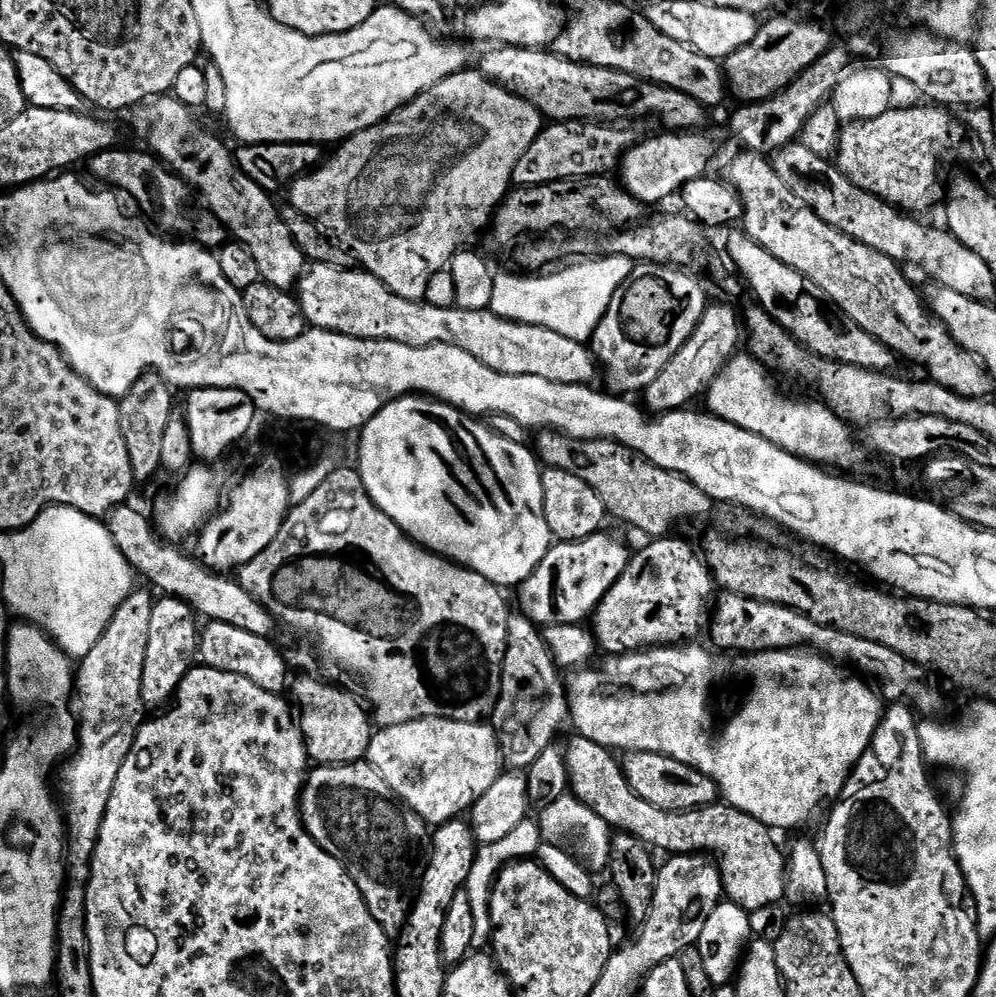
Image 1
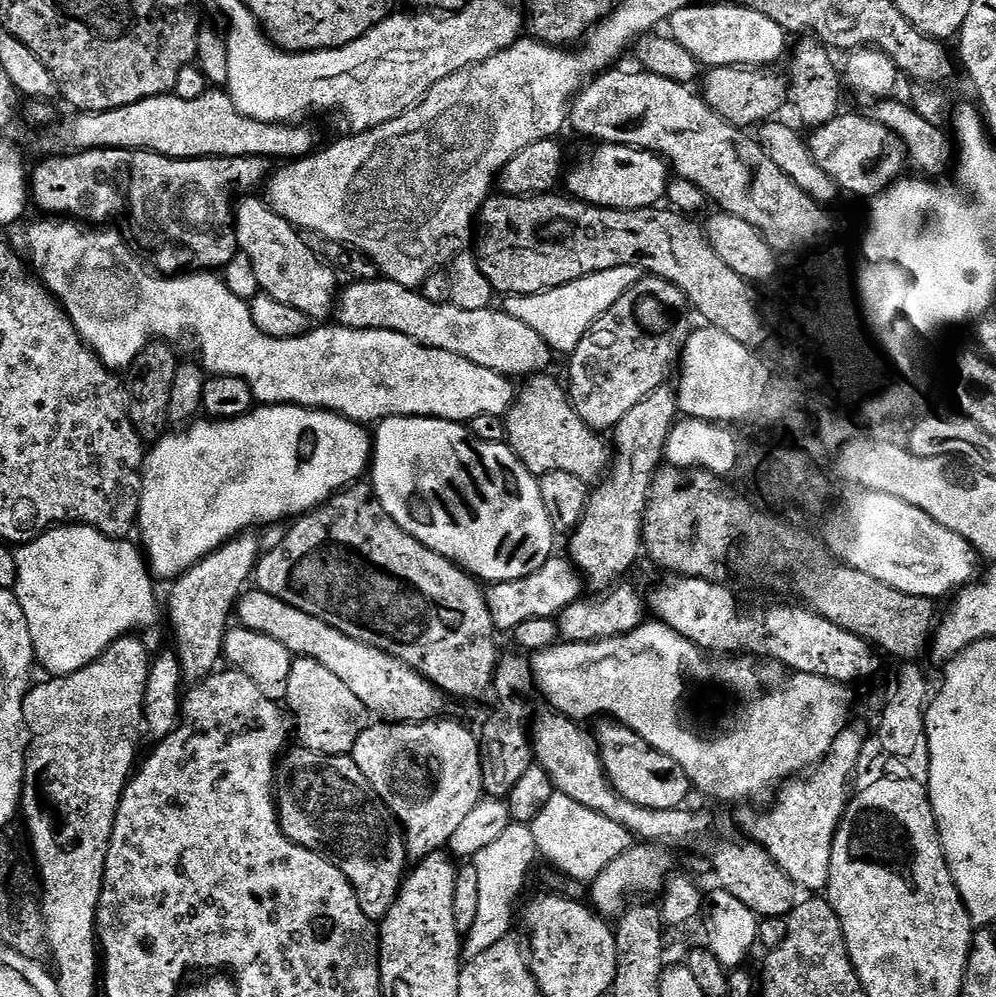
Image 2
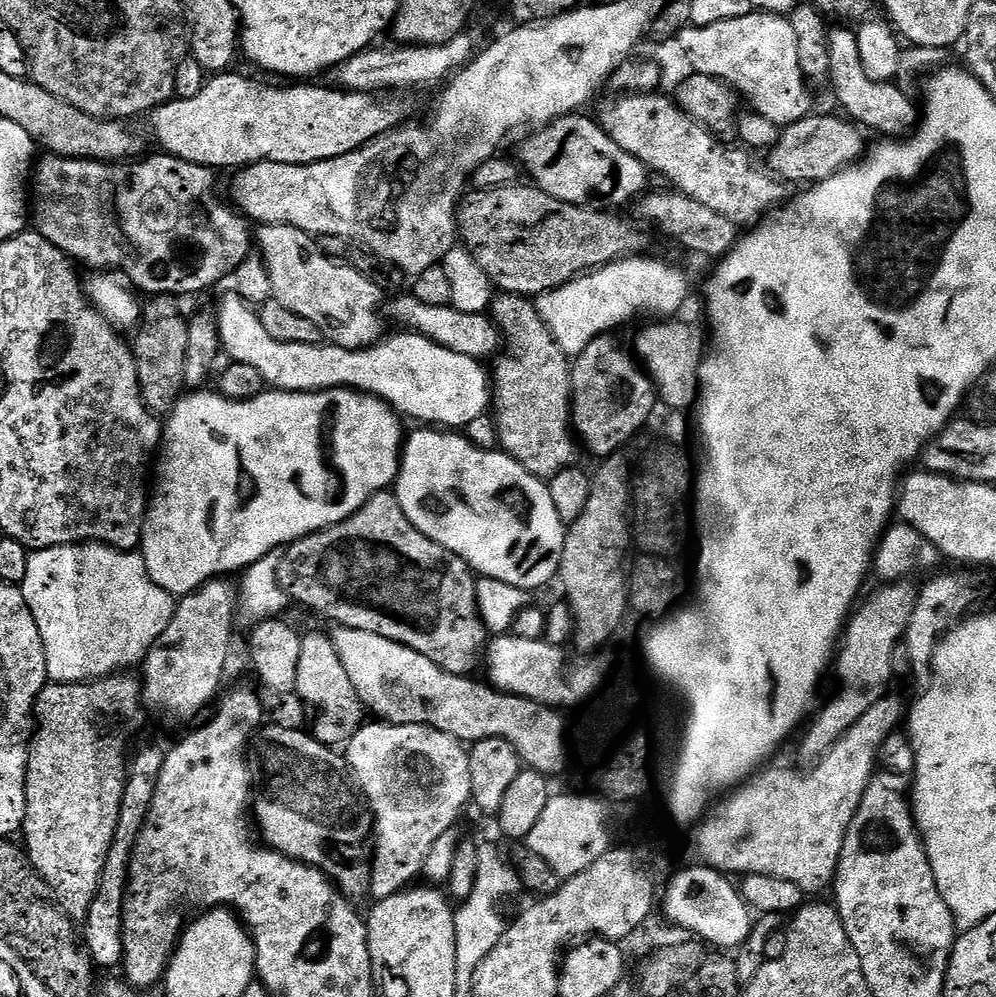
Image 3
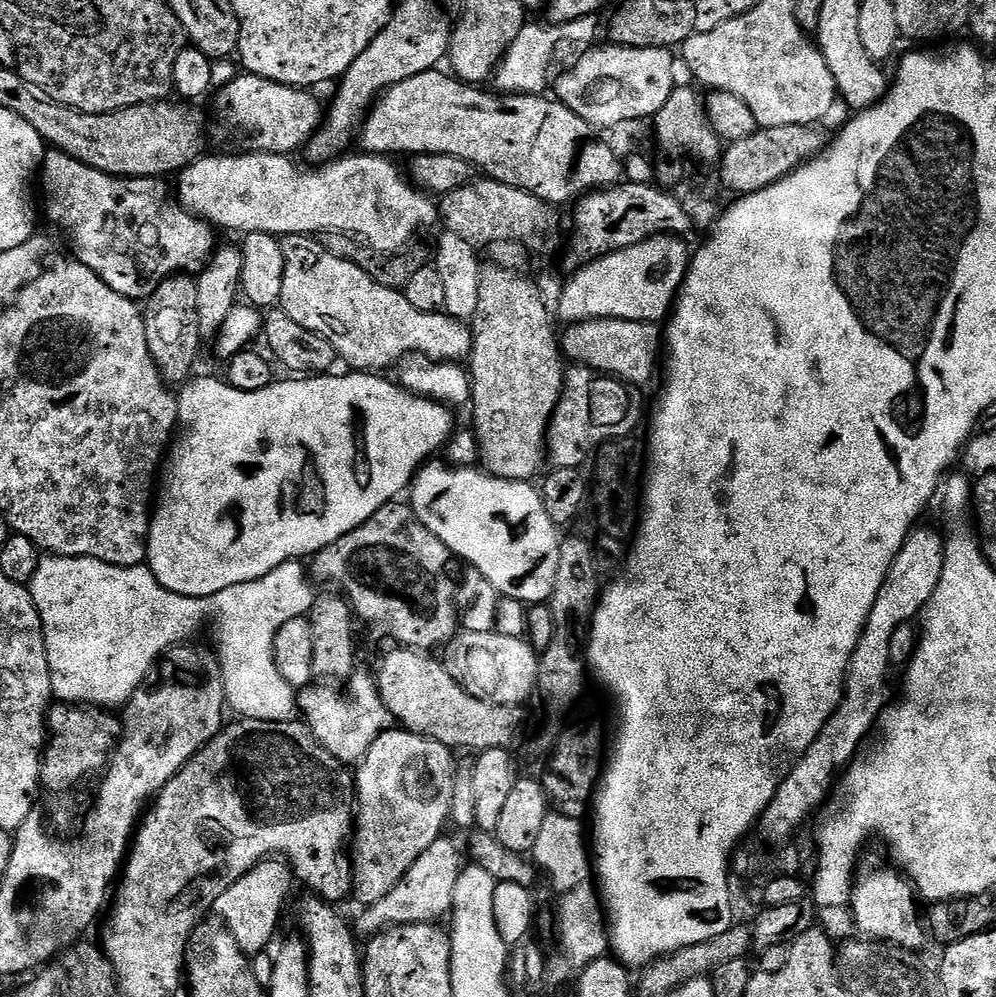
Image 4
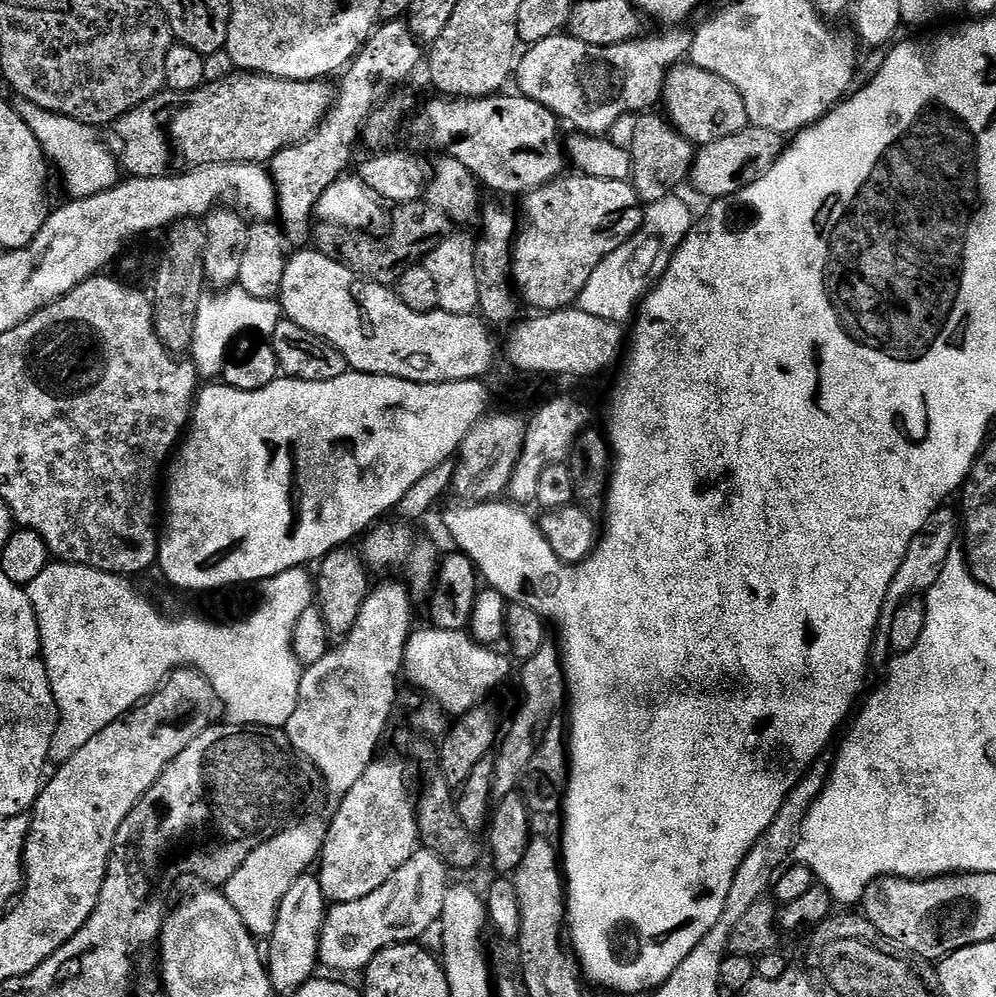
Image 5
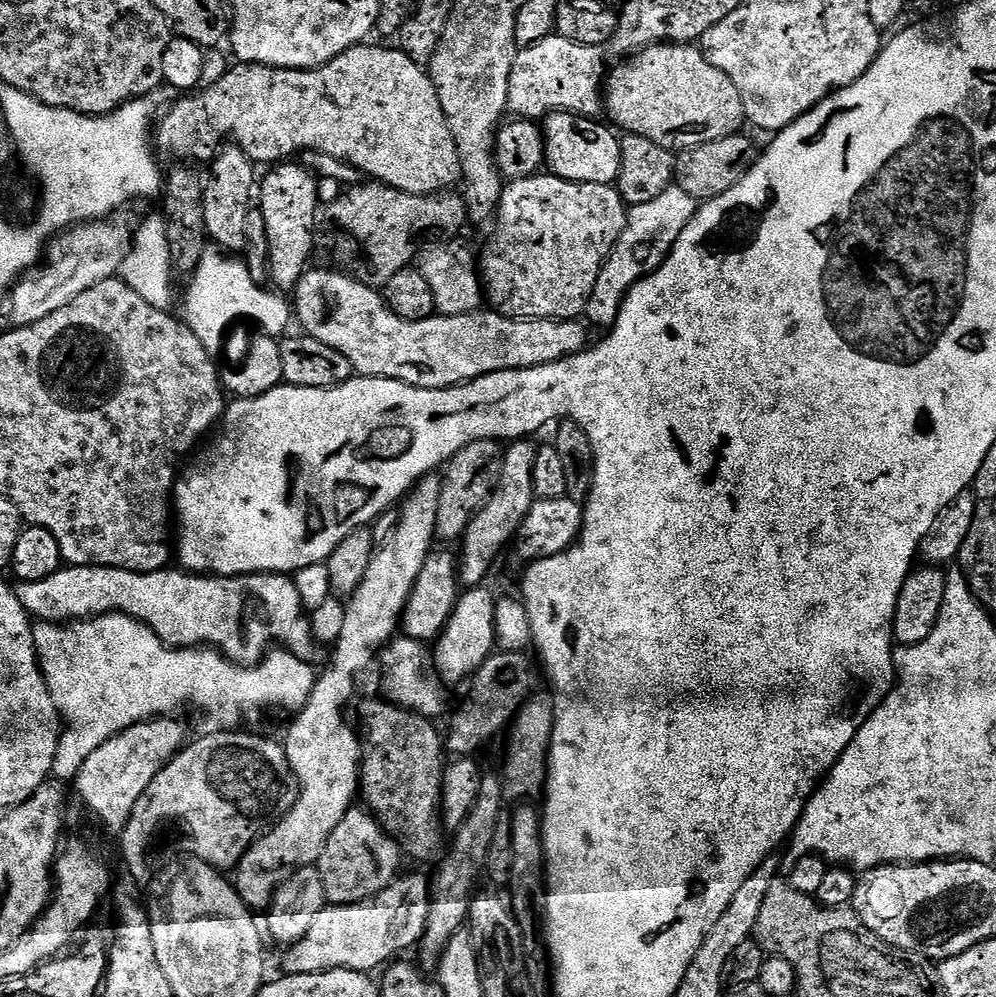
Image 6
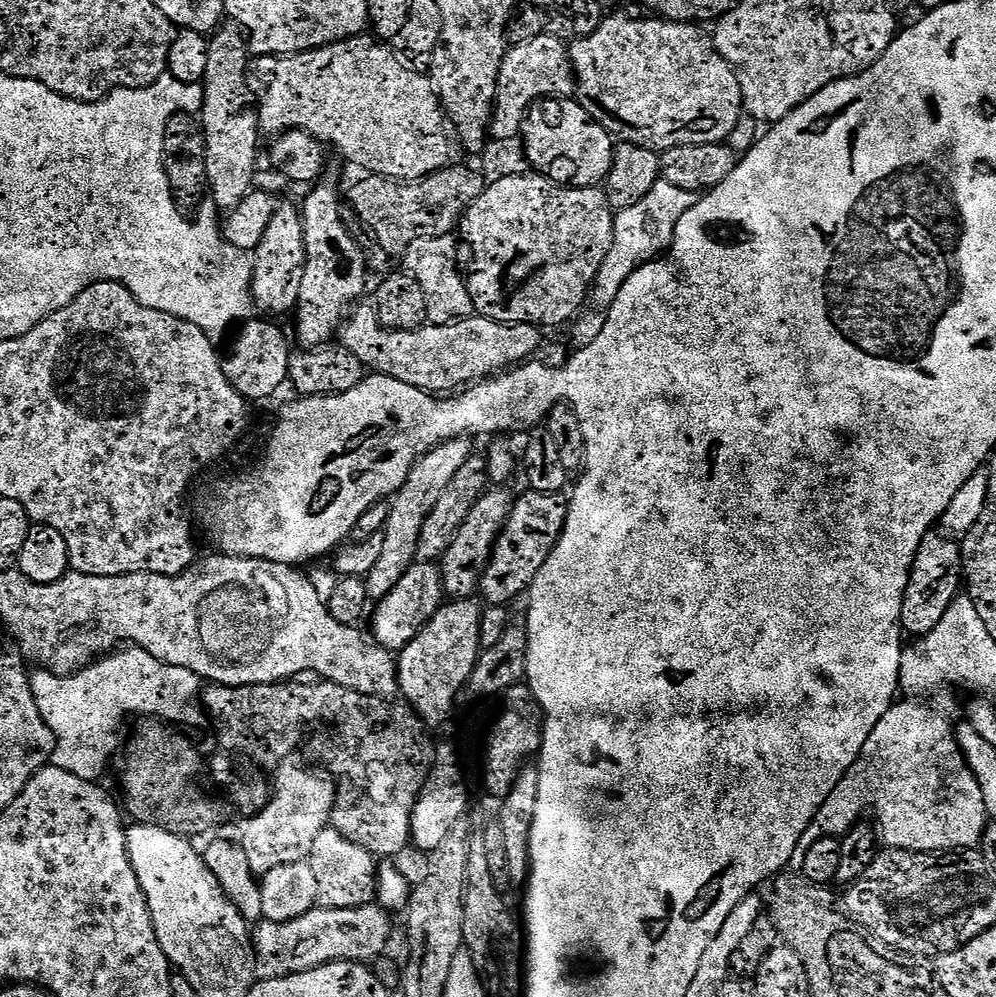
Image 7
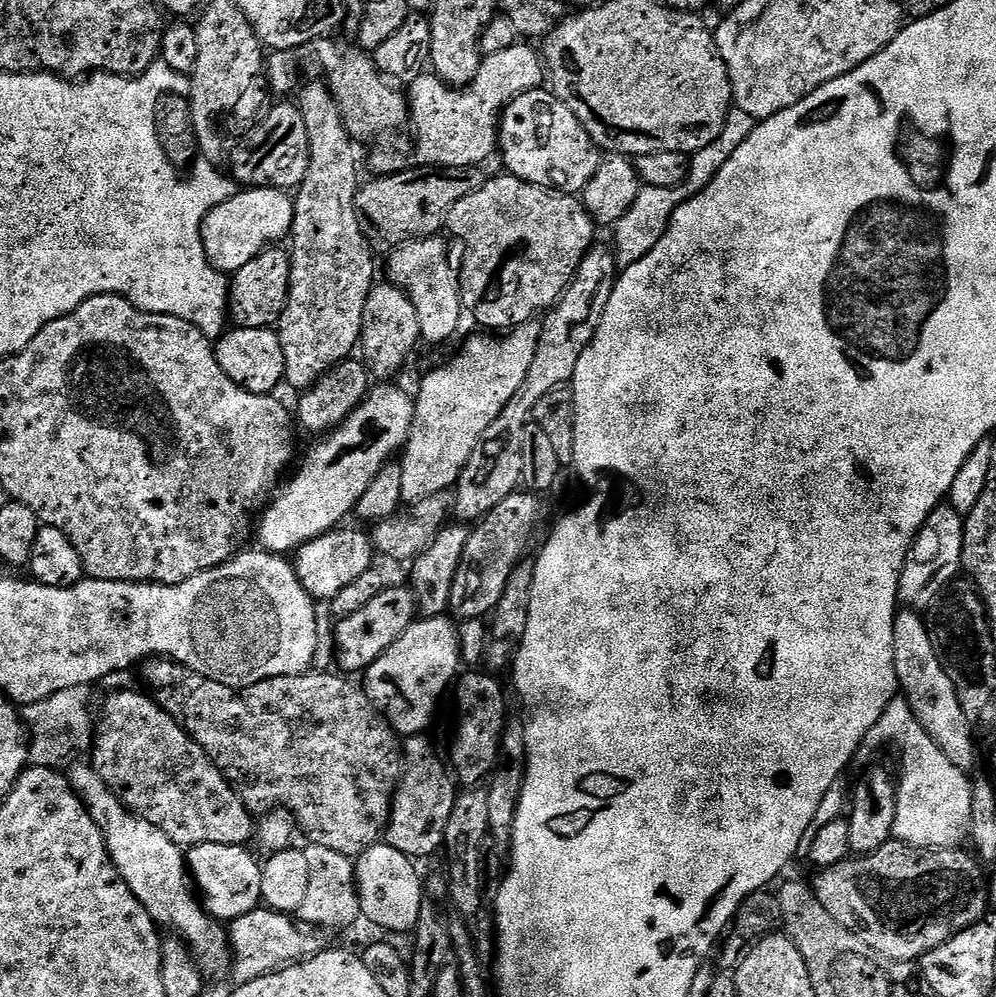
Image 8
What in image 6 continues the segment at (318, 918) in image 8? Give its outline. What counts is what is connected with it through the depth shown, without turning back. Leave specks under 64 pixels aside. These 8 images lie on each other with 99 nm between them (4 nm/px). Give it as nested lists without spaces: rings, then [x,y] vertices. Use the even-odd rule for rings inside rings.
[[[353,806],[334,826],[334,834],[324,843],[318,867],[324,880],[324,898],[329,905],[360,904],[370,900],[397,879],[402,849],[395,838],[380,827],[379,820],[363,807]]]

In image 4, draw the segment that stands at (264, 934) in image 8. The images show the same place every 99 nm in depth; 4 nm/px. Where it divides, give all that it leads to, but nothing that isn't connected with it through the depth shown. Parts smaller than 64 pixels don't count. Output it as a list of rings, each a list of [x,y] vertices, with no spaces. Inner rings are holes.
[[[447,838],[435,840],[410,866],[410,870],[378,902],[367,905],[360,916],[360,921],[354,924],[355,931],[368,932],[375,934],[383,932],[385,928],[395,928],[397,924],[426,924],[429,922],[439,921],[439,916],[447,917],[452,911],[454,902],[454,885],[458,883],[458,874],[462,867],[460,861],[460,852],[456,849],[456,844]]]

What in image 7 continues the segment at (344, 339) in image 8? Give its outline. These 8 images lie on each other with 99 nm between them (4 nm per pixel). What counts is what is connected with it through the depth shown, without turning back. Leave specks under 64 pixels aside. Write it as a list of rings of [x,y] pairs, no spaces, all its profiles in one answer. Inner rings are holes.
[[[325,171],[319,183],[309,192],[312,193],[302,203],[306,260],[294,309],[296,340],[301,349],[319,348],[339,333],[350,309],[361,299],[359,296],[363,294],[364,283],[368,280],[364,252],[356,245],[355,238],[348,233],[340,217],[342,192],[336,189],[335,174]]]

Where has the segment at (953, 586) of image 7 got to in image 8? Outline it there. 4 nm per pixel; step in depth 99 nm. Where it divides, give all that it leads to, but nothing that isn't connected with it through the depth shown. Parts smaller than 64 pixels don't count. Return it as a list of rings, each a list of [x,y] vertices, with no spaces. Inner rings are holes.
[[[948,502],[935,508],[930,518],[926,518],[912,543],[910,558],[904,564],[900,579],[900,600],[908,603],[905,605],[909,609],[931,609],[945,589],[957,579],[955,576],[961,575],[964,563],[964,521],[962,513]]]

